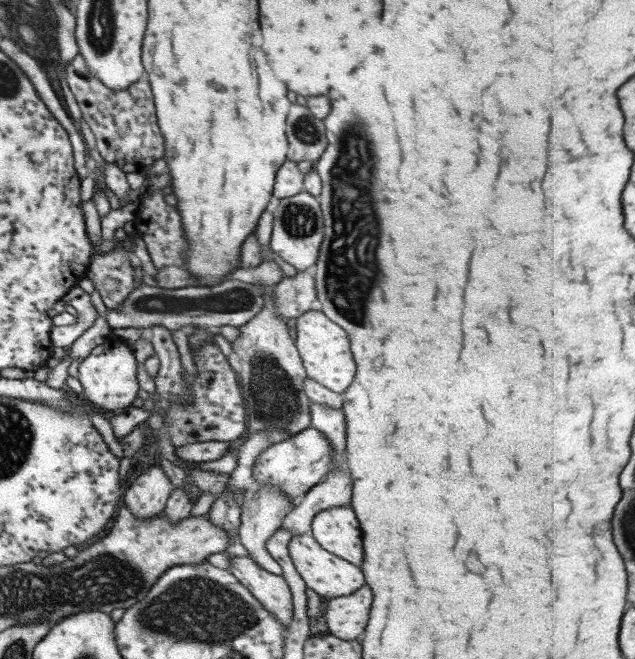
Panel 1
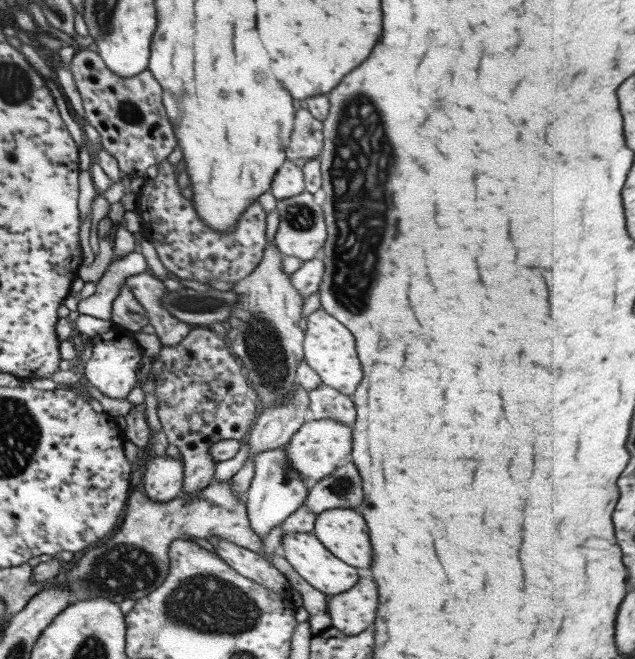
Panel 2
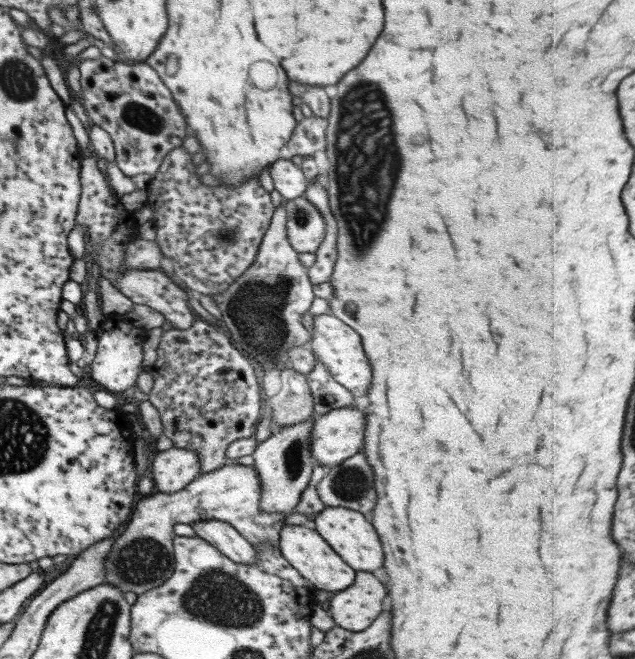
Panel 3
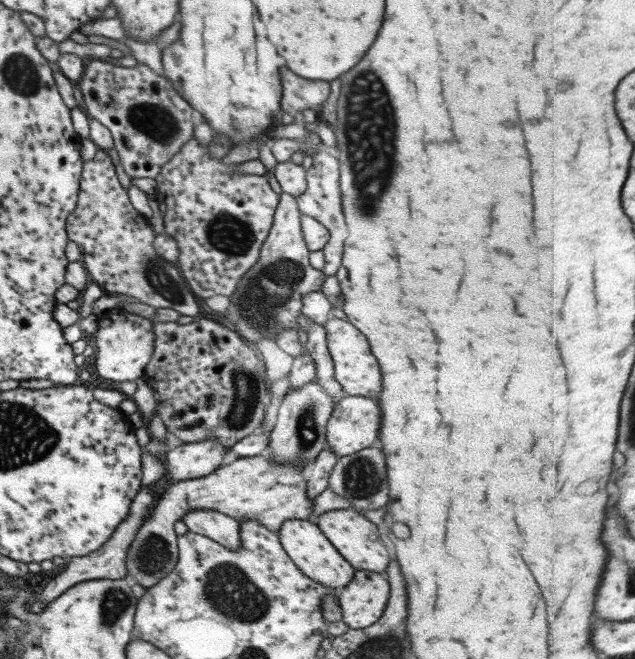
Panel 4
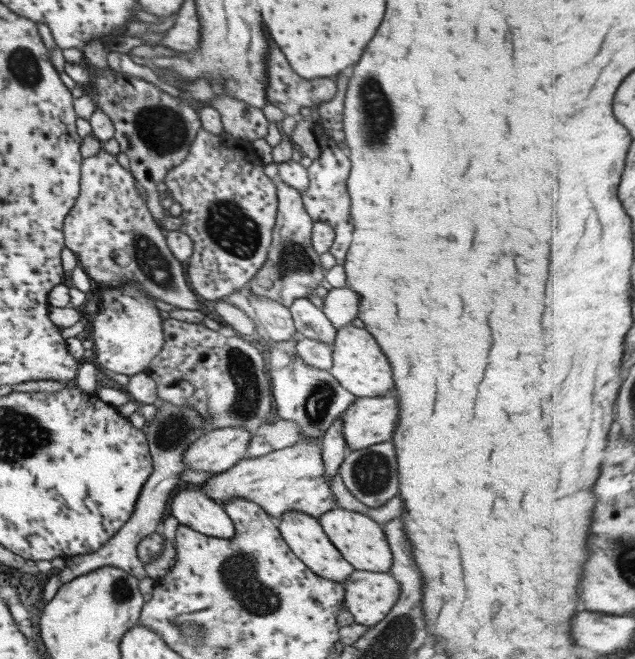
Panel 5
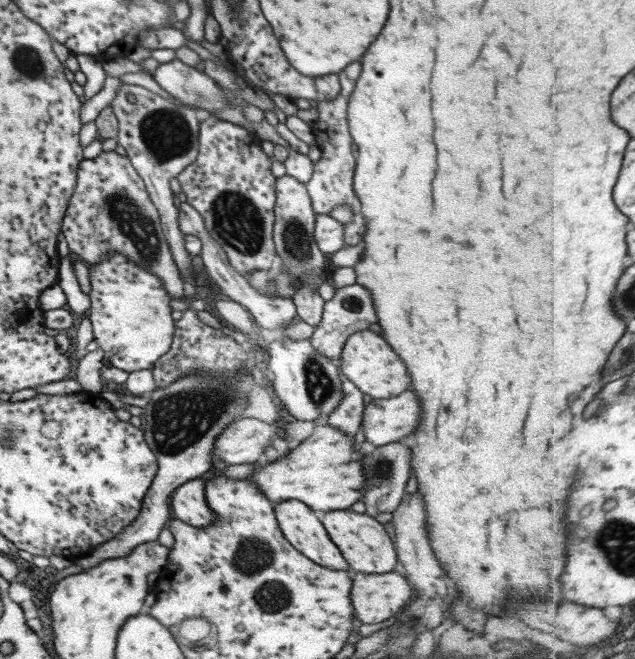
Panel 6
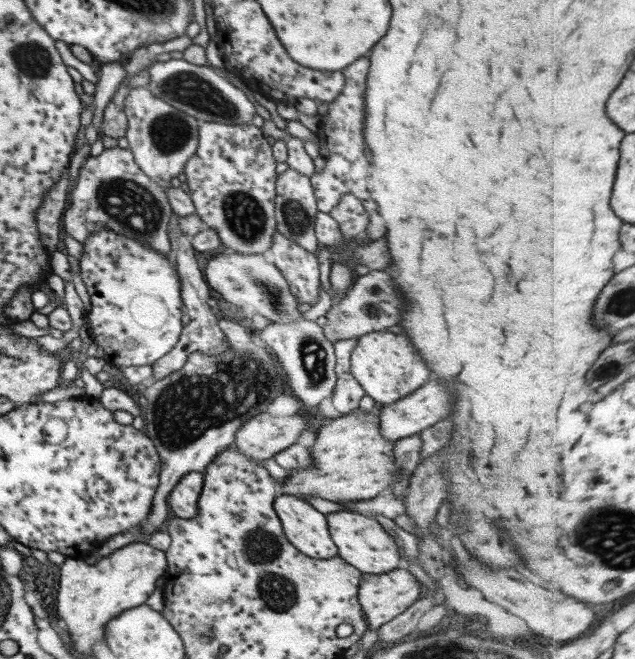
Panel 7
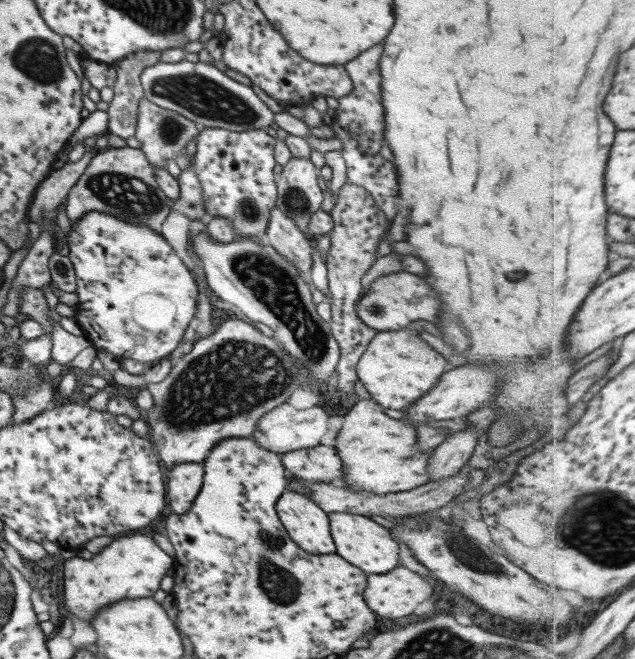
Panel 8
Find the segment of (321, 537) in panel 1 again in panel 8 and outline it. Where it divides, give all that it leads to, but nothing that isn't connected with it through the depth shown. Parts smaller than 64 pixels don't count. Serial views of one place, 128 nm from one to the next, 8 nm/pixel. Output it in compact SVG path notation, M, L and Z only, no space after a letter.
M327 513L329 531L334 542L334 552L357 566L365 574L385 574L398 566L398 544L389 530L379 526L368 517L357 514Z

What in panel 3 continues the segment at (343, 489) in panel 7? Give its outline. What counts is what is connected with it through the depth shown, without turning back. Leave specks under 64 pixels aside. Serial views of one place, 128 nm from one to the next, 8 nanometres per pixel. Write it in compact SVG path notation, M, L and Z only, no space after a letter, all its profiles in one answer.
M227 464L209 472L200 474L192 482L189 482L182 490L177 490L173 494L151 493L147 496L138 496L134 510L128 518L125 529L120 529L113 546L110 546L104 567L106 568L103 583L107 586L115 586L121 590L121 594L132 592L139 596L149 590L160 586L172 573L174 565L172 553L173 526L175 524L187 524L191 526L193 522L205 522L205 520L217 520L225 522L235 529L253 548L261 543L270 544L277 547L278 532L282 528L284 514L263 514L259 510L259 499L261 498L261 484L257 480L252 466L241 466L241 464Z

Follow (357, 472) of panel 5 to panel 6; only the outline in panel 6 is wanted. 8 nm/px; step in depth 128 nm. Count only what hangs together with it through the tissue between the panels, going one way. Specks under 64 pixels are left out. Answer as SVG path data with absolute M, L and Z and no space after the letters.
M405 440L395 441L381 447L368 447L359 459L363 466L363 496L365 514L375 517L381 513L393 513L402 499L403 489L409 480L409 448Z

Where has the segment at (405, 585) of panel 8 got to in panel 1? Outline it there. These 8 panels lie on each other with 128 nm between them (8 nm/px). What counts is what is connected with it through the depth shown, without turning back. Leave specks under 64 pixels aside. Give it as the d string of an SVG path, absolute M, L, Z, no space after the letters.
M363 584L352 594L324 601L323 619L329 634L344 641L359 638L368 621L371 598L369 586Z

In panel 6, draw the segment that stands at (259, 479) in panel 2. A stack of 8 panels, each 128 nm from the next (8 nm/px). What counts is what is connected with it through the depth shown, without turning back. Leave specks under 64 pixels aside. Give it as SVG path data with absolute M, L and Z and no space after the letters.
M281 336L279 342L265 346L267 356L266 374L273 383L275 396L283 406L286 418L313 421L321 414L330 412L339 404L342 397L341 381L338 375L339 360L331 360L318 353L308 338L293 340Z

